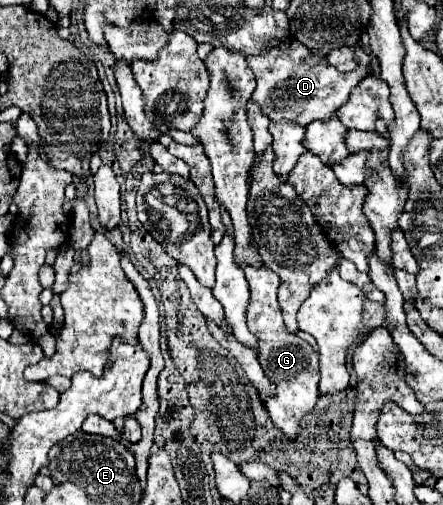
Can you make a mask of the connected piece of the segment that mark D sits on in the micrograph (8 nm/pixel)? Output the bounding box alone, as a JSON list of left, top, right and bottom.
[246,39,370,125]

